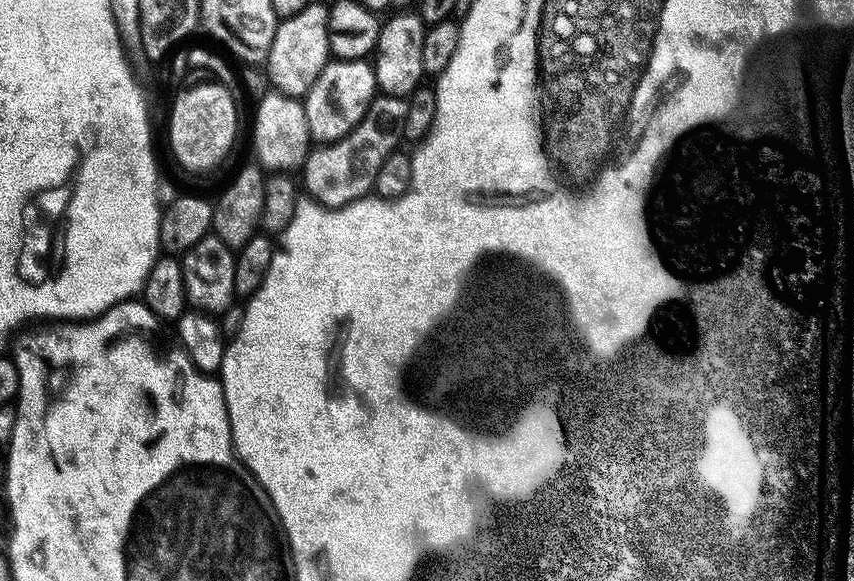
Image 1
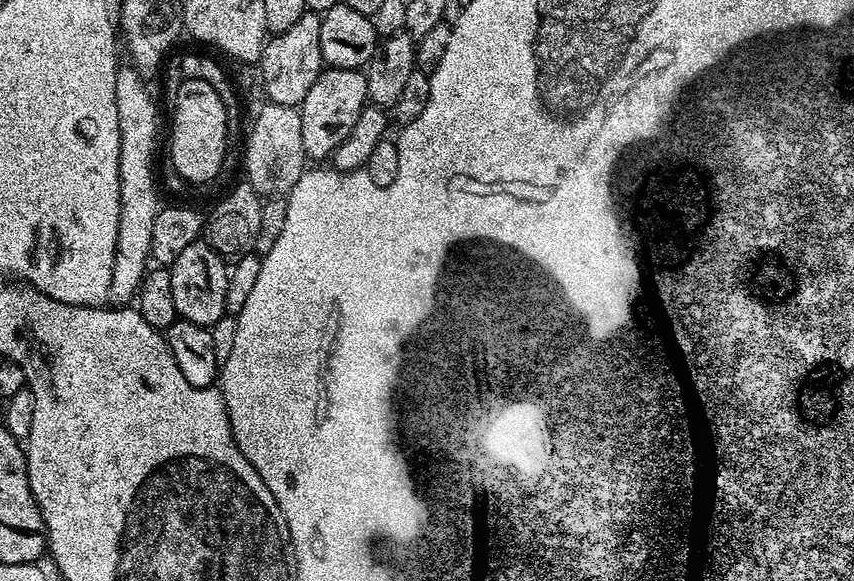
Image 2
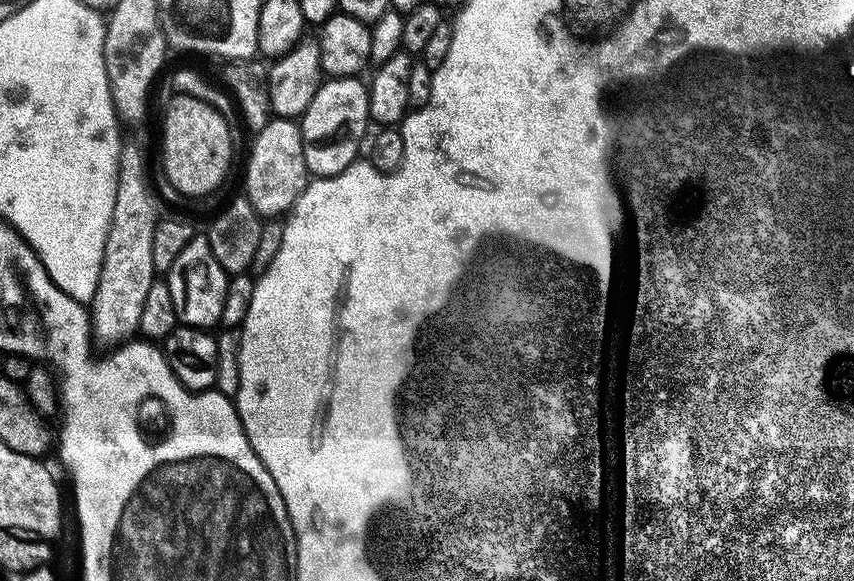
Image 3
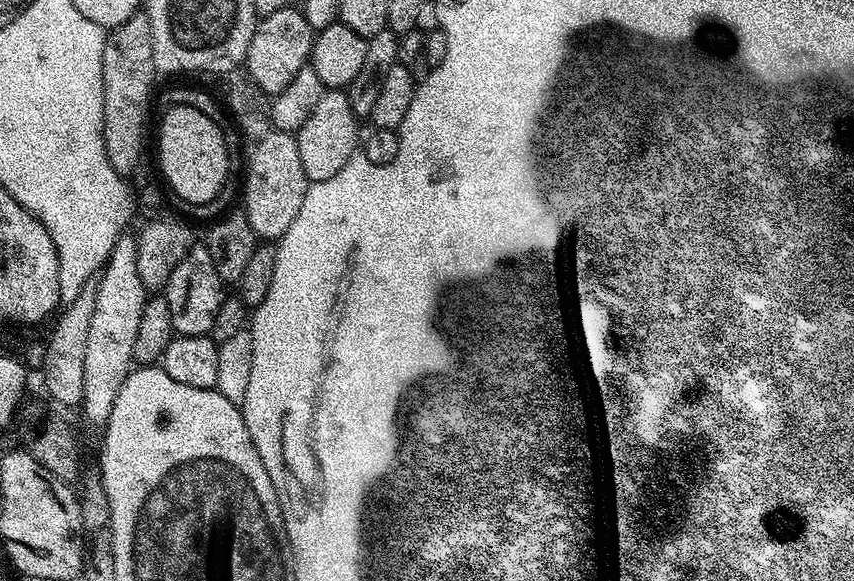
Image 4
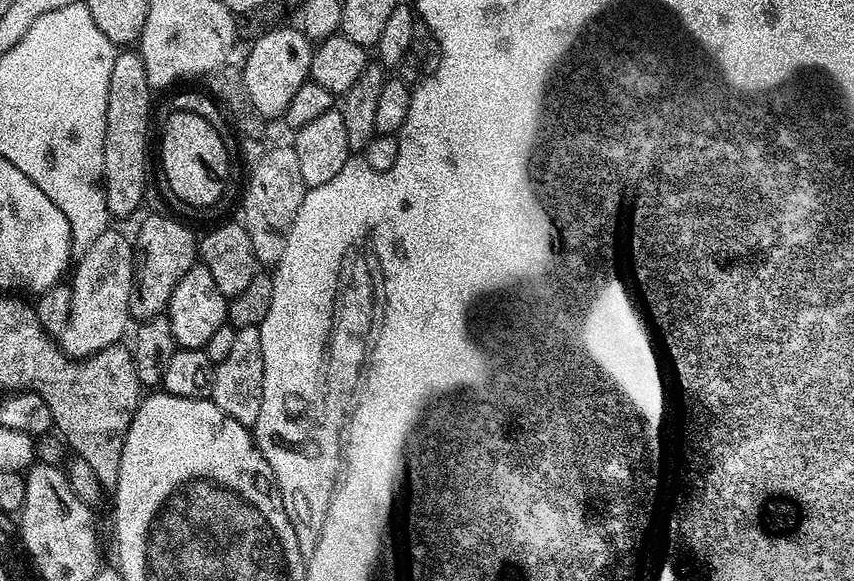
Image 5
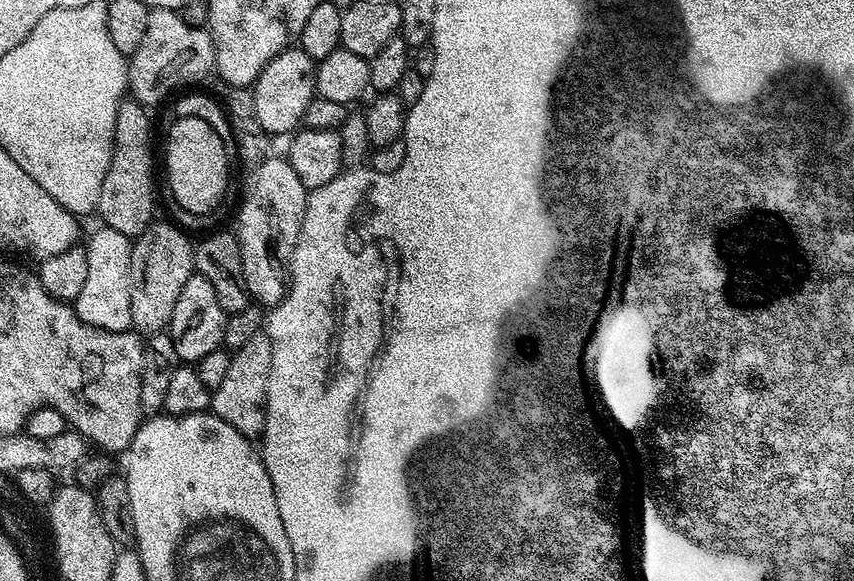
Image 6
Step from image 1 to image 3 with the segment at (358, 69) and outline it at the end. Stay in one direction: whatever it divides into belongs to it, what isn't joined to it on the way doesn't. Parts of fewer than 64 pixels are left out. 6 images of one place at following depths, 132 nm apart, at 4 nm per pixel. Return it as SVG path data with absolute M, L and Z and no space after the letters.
M354 76L325 79L298 123L302 134L302 154L309 173L316 178L342 174L342 170L357 163L359 156L356 155L362 152L360 143L365 143L370 132L367 83Z

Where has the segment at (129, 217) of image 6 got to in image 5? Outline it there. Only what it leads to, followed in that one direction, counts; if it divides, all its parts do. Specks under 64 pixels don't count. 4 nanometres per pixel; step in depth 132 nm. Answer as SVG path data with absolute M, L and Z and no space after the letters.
M117 51L116 57L114 58L114 68L110 70L110 94L106 102L106 138L104 139L104 197L106 198L109 217L128 216L131 212L138 211L140 203L144 200L144 187L148 184L148 115L152 112L152 95L154 95L154 92L146 78L146 68L142 62L139 51Z

